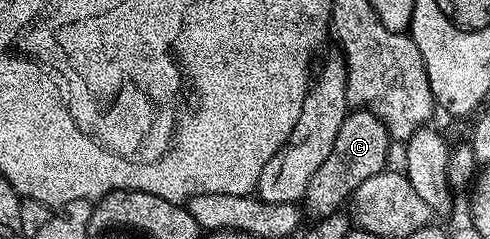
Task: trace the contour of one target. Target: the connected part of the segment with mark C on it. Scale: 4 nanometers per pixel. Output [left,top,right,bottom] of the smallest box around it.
[304,109,392,219]

